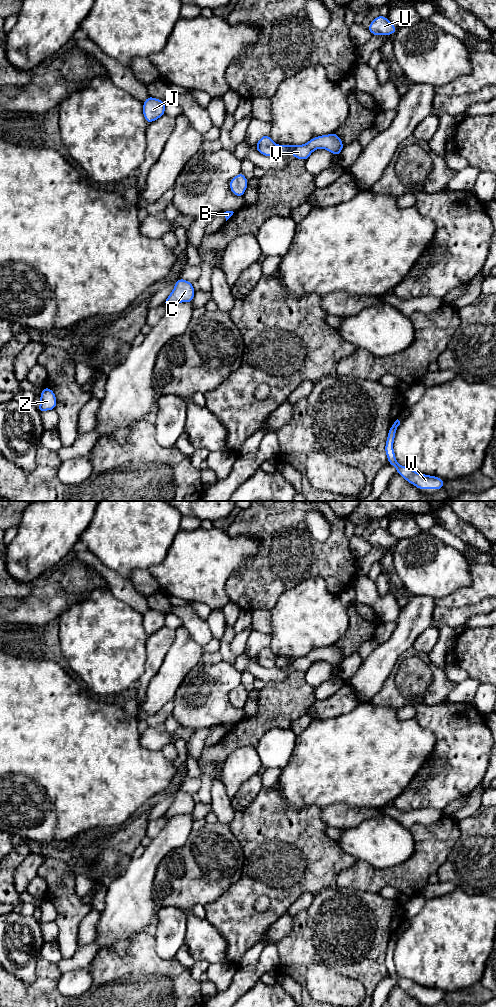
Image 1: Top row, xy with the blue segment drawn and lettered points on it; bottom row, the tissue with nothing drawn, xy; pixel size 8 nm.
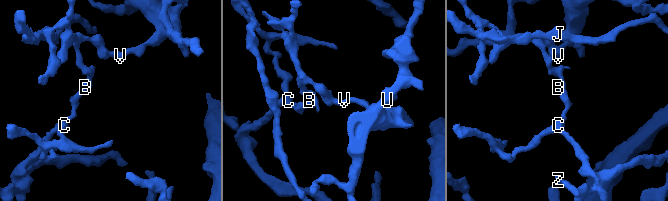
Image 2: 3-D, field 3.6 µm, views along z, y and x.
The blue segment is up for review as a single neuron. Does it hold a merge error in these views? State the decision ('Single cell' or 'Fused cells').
Fused cells

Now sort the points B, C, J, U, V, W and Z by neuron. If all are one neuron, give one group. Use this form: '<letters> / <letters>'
B C / J U V W Z

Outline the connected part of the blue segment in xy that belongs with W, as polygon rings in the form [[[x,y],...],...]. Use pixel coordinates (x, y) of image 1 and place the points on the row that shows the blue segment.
[[[397,419],[388,431],[388,437],[385,444],[385,453],[388,458],[388,463],[397,469],[397,473],[406,479],[410,484],[414,484],[419,490],[421,489],[438,489],[441,490],[444,486],[444,480],[430,475],[424,475],[416,472],[415,470],[400,465],[395,457],[393,450],[393,443],[396,434],[396,430],[400,425],[400,421]]]

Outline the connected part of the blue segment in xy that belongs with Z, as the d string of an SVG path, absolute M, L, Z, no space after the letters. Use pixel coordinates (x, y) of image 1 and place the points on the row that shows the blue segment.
M48 386L40 393L40 399L41 403L38 406L40 413L47 410L55 410L57 404L56 395Z

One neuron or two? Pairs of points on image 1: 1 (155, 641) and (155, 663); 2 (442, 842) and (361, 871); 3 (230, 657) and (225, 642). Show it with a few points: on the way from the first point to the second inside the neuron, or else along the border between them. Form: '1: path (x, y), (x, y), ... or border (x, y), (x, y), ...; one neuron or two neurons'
1: path (155, 646), (155, 658); one neuron
2: path (422, 862), (408, 876), (381, 876); one neuron
3: path (226, 653), (225, 646); one neuron

